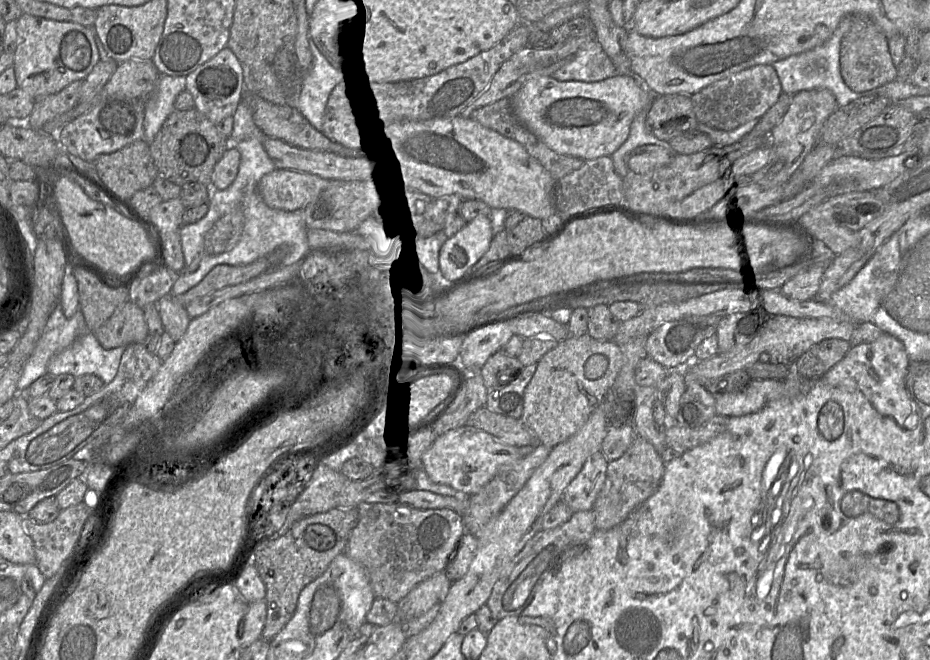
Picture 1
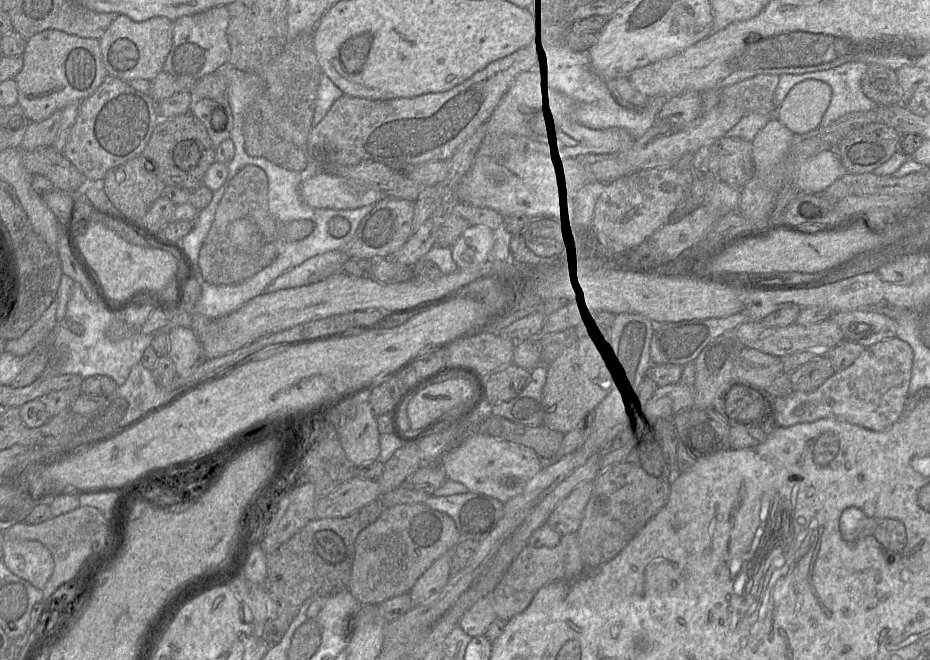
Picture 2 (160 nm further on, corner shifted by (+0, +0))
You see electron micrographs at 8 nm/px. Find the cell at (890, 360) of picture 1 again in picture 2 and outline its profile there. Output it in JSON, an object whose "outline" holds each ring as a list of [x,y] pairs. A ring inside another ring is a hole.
{"outline":[[[885,339],[869,347],[853,363],[835,371],[811,392],[792,391],[770,400],[775,423],[790,427],[823,418],[835,418],[873,431],[890,428],[900,417],[908,395],[911,352]]]}

